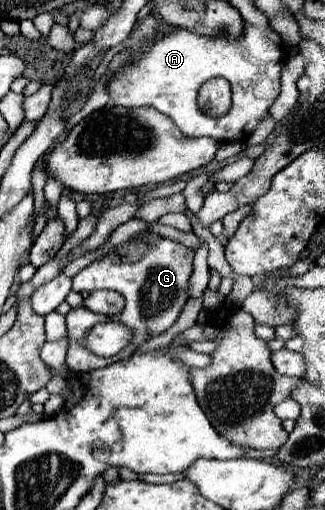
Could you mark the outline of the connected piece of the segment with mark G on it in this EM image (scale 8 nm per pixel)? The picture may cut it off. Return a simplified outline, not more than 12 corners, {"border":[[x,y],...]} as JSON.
{"border":[[157,235],[137,263],[107,255],[73,290],[115,290],[133,353],[189,299],[191,247]]}

